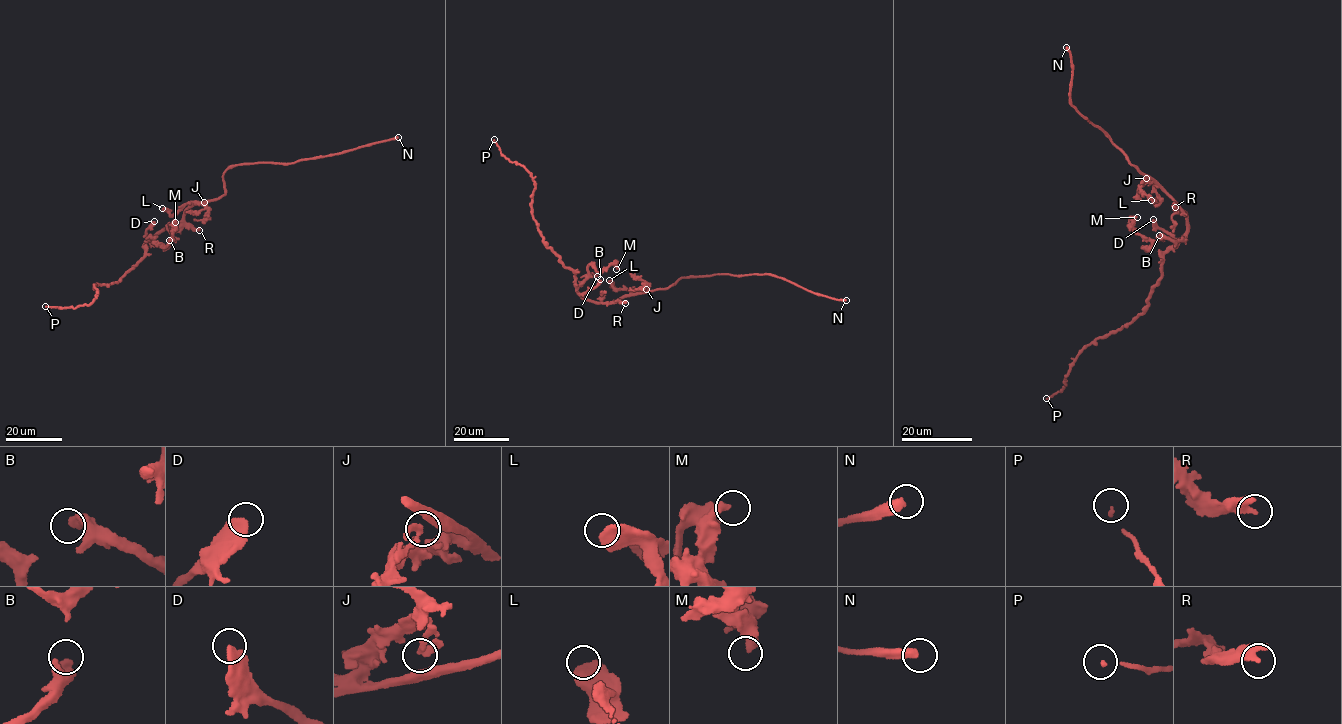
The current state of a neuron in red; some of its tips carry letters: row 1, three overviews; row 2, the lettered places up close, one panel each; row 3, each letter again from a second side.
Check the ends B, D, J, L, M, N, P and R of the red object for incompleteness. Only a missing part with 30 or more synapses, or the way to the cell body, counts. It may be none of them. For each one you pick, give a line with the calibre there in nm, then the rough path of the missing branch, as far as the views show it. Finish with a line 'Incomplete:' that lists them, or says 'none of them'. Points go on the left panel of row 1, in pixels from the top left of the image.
N: calibre 400 nm
Incomplete: N

